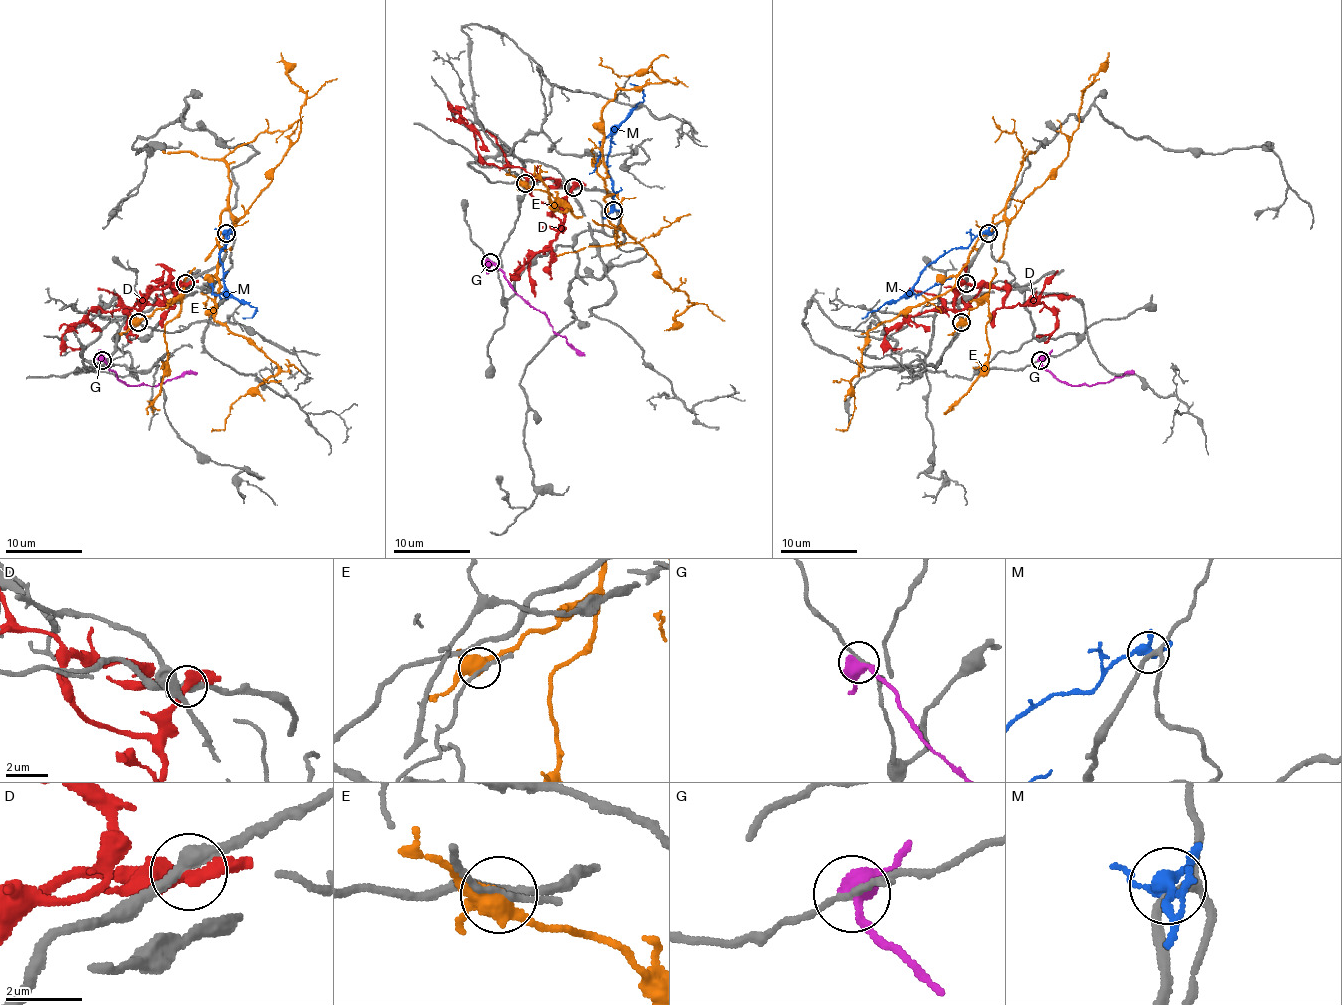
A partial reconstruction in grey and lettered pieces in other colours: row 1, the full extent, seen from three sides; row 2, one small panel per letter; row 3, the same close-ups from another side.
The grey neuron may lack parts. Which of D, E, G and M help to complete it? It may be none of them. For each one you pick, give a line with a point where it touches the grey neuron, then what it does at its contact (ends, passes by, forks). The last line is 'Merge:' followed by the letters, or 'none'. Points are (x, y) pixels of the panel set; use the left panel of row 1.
G: Touches grey at (102, 360). It passes by
Merge: G

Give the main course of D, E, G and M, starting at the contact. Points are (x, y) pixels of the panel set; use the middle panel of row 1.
D: (572, 188), (561, 205), (541, 203), (518, 167), (484, 161), (472, 128), (449, 107), (466, 122)
E: (526, 182), (572, 213), (620, 228), (607, 215), (601, 111), (619, 90), (665, 80), (619, 76), (599, 57)
G: (489, 261), (518, 294), (543, 313), (551, 327), (584, 356)
M: (613, 209), (613, 188), (607, 165), (611, 136), (644, 99), (644, 91), (630, 84)

